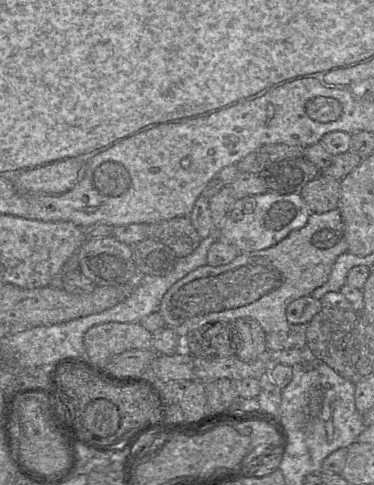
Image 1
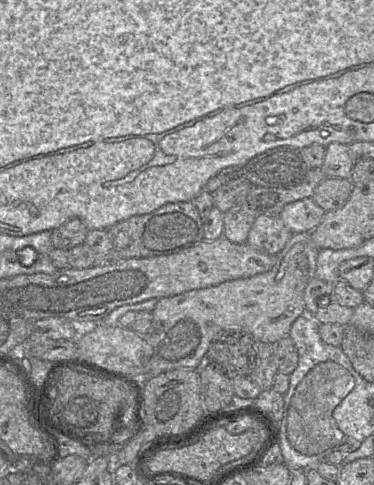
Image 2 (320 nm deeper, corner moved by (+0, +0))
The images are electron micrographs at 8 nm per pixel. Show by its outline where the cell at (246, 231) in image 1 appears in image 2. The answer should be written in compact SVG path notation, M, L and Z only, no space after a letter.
M304 198L287 204L279 217L293 234L310 233L320 224L325 213L311 198Z

